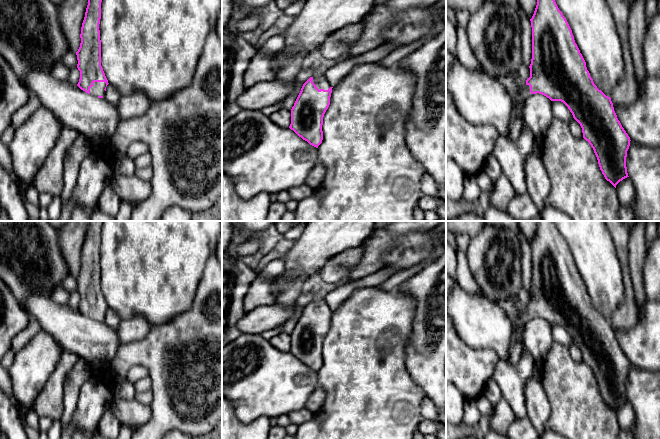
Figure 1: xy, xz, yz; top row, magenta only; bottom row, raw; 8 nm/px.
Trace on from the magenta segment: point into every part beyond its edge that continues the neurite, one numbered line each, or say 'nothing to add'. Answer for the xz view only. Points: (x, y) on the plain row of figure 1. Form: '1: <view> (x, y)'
1: xz (319, 303)

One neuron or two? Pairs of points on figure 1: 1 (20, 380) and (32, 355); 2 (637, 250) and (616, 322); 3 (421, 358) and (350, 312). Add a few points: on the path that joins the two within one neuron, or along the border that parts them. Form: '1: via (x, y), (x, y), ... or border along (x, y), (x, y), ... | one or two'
1: via (26, 374), (32, 366), (32, 361) | one
2: border along (626, 252), (626, 264), (635, 298) | two
3: border along (411, 326), (405, 361), (405, 367), (408, 372) | two

